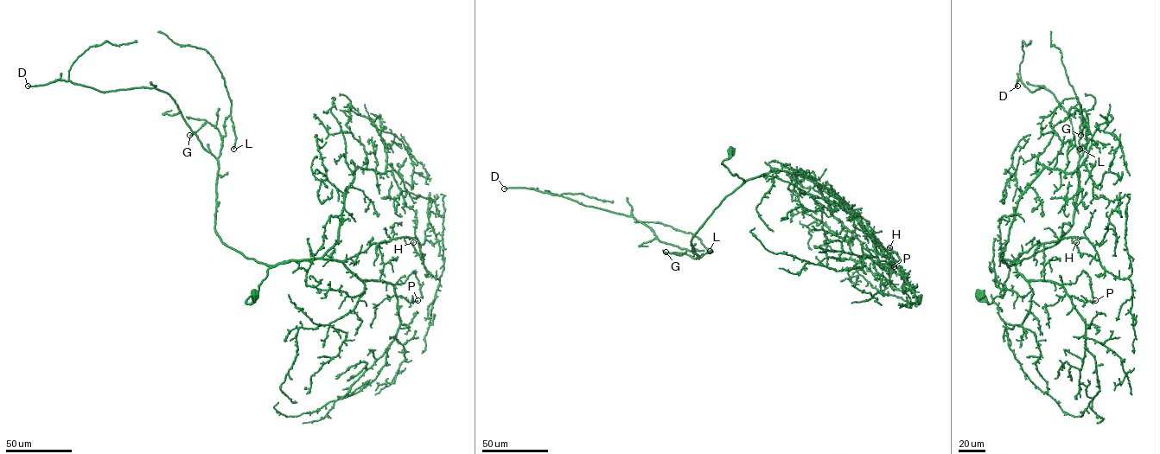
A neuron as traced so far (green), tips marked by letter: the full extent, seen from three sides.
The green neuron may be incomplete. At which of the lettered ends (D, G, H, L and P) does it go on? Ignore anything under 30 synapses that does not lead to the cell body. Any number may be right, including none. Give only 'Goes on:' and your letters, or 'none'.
Goes on: D

